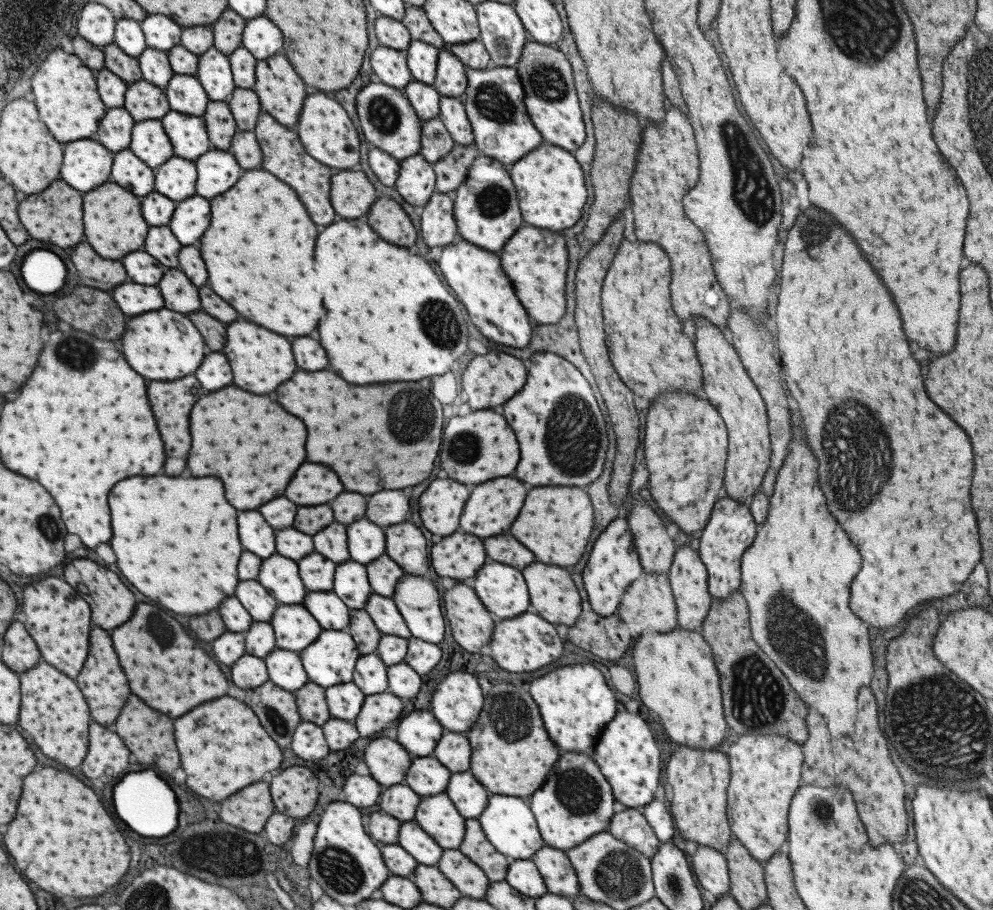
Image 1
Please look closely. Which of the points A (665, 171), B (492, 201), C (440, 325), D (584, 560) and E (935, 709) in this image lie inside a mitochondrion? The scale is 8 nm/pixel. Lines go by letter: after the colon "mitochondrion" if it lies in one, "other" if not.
A: other
B: mitochondrion
C: mitochondrion
D: other
E: mitochondrion

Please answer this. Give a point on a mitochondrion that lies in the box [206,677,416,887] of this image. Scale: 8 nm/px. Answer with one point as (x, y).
(276, 718)

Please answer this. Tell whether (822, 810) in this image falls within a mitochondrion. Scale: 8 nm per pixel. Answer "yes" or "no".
yes

